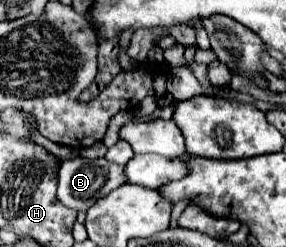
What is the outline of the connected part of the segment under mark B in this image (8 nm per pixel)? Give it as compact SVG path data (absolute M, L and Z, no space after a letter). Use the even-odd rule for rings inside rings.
M70 158L64 160L58 168L58 192L56 198L58 202L62 202L64 206L70 206L72 210L88 210L96 198L108 194L110 190L122 186L126 182L124 178L124 168L112 162L106 162L104 158L96 158L96 160L88 160L88 158Z

